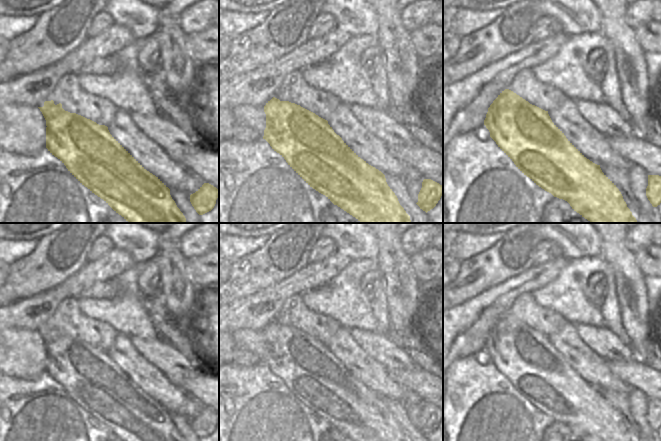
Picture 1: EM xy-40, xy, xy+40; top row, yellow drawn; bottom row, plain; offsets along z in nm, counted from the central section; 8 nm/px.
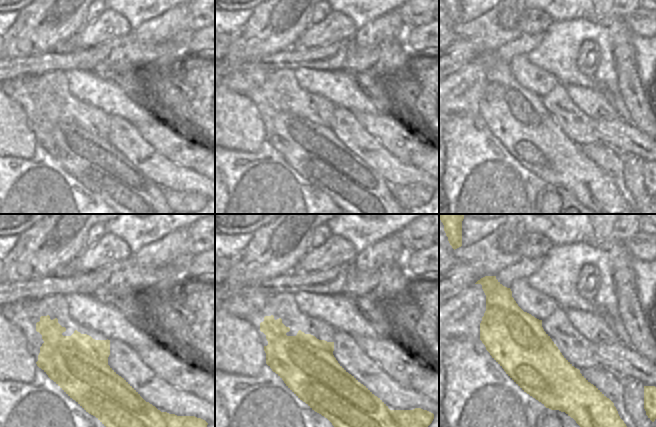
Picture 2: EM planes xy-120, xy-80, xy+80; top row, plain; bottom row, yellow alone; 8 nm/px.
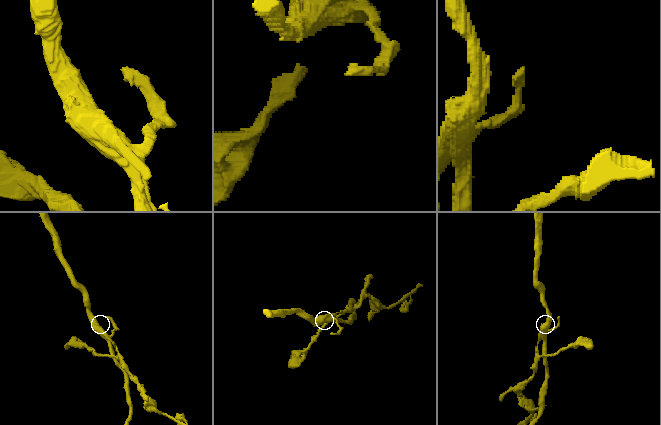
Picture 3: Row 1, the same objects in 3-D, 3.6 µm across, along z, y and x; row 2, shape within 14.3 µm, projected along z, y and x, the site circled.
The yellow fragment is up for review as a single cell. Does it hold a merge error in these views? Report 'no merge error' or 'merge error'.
merge error

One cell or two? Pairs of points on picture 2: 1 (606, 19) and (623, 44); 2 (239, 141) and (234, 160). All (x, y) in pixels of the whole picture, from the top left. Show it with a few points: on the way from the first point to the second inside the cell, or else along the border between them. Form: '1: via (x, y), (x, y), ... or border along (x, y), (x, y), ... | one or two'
1: via (612, 25), (620, 33), (621, 38) | one
2: border along (260, 145), (256, 151), (229, 150), (225, 147) | two

